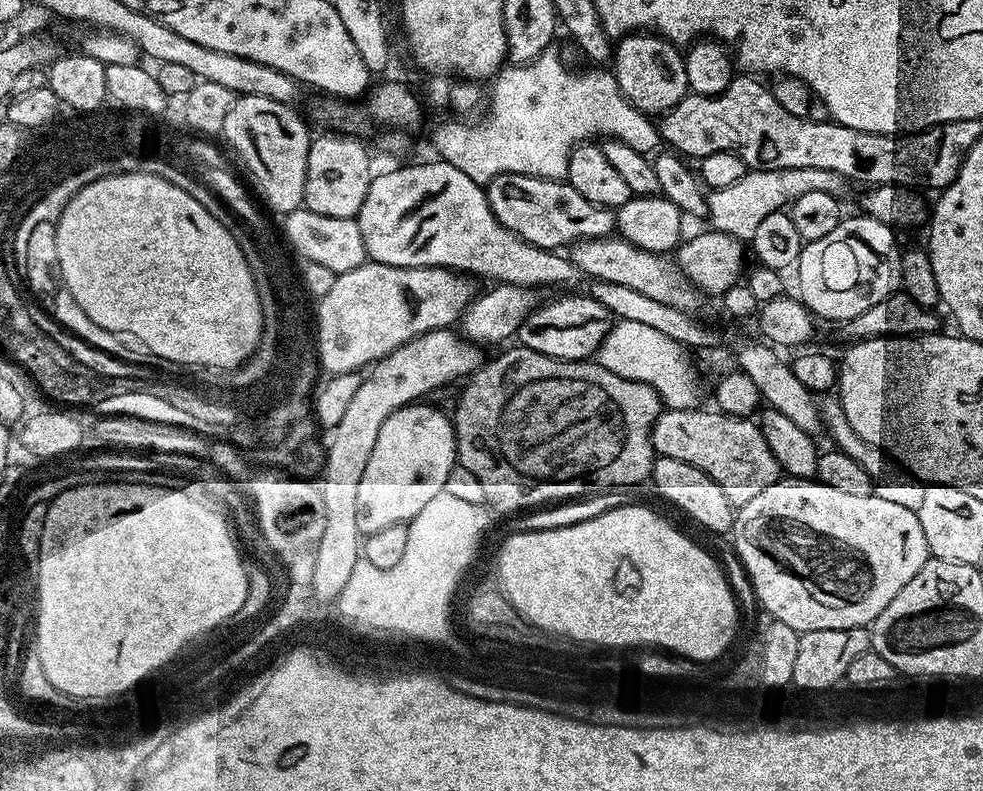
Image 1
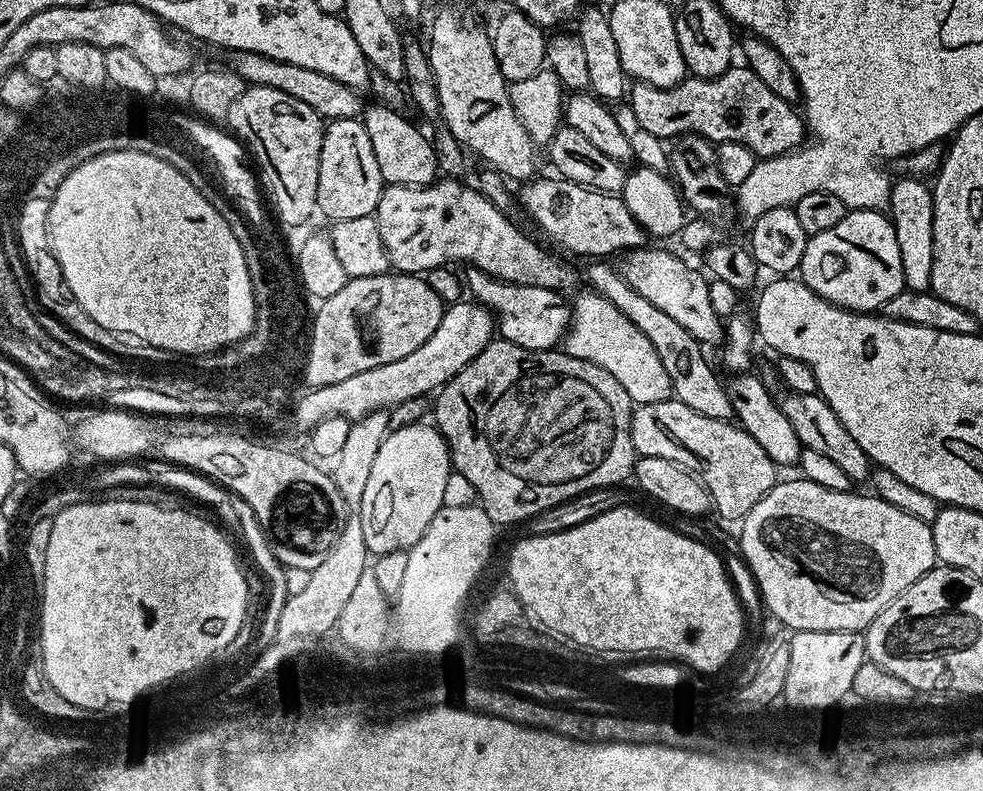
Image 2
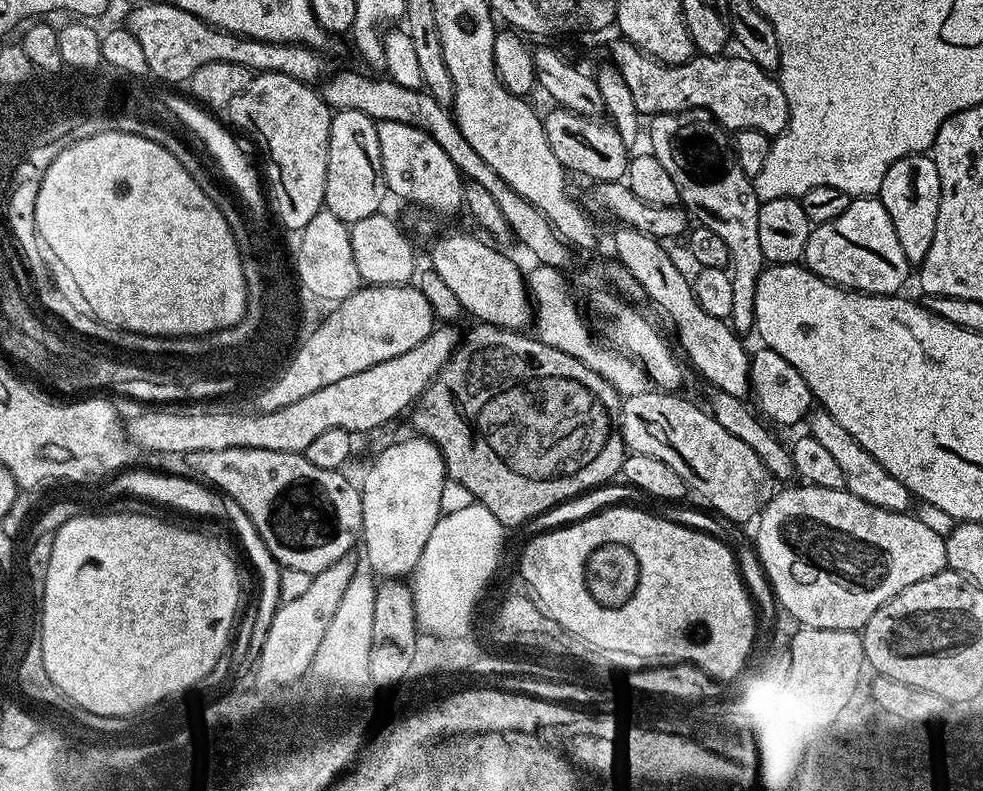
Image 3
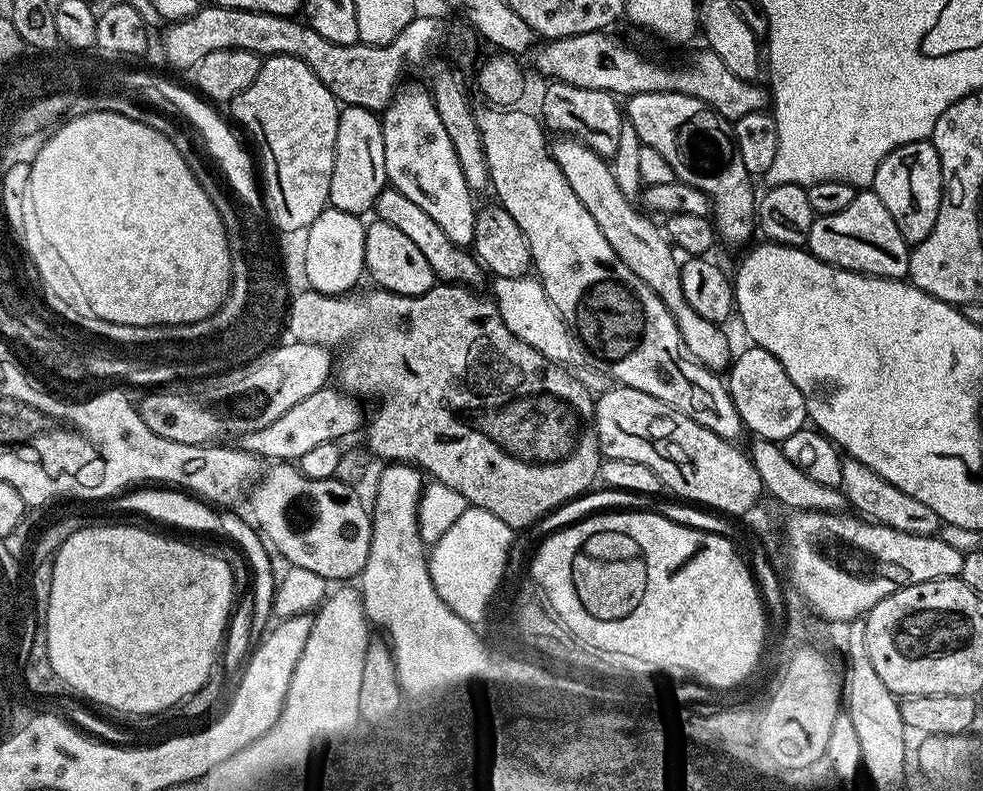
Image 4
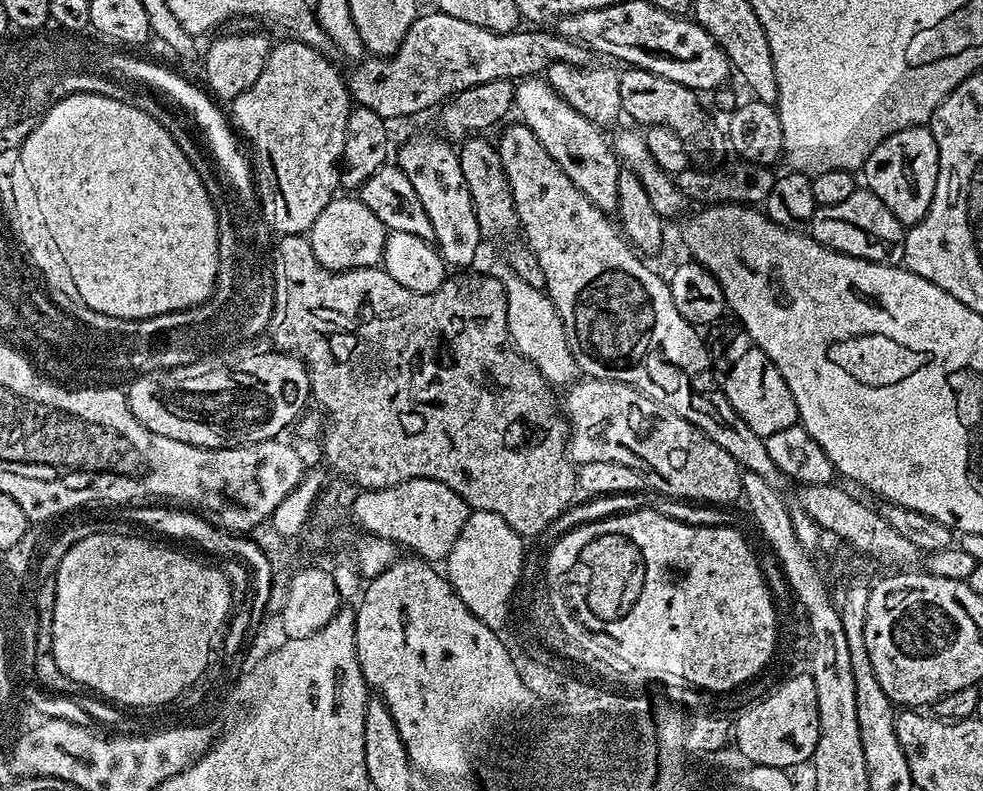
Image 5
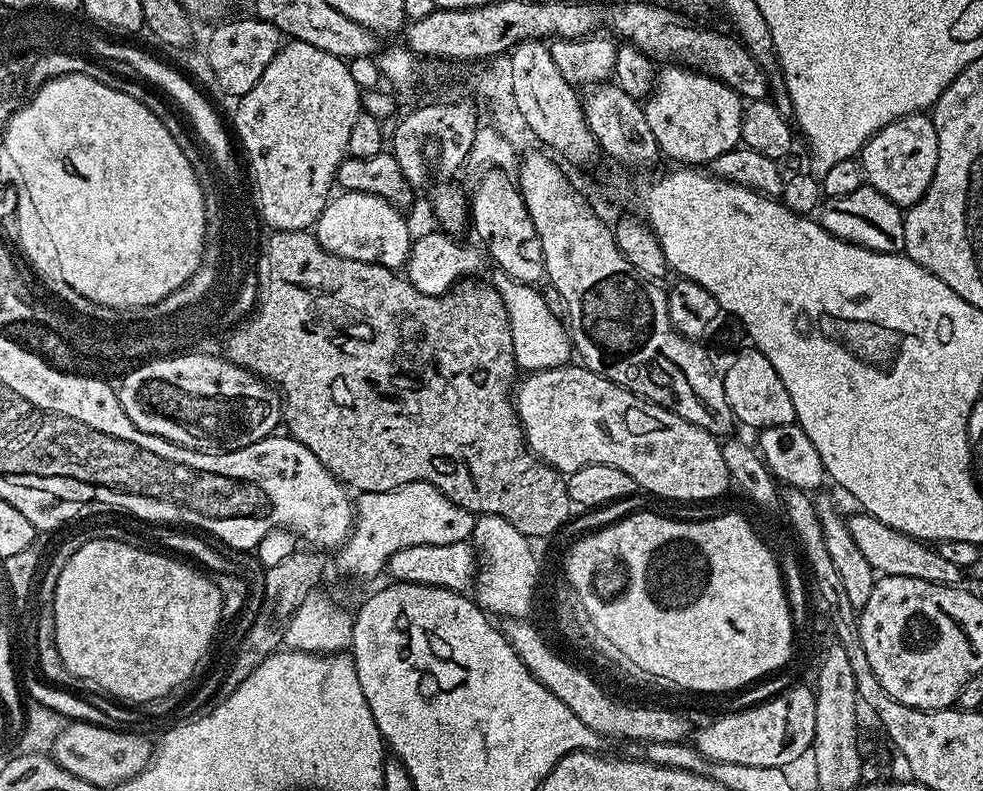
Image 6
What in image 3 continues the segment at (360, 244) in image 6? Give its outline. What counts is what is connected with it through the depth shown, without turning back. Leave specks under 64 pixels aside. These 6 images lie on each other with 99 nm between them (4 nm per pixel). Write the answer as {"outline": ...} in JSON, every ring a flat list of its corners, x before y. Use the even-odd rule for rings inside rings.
{"outline":[[321,209,300,230,300,242,294,256,294,272,299,285,312,296,337,304,349,297,361,287,362,281,356,265,353,250,350,249,349,227,340,219,330,214,328,209]]}

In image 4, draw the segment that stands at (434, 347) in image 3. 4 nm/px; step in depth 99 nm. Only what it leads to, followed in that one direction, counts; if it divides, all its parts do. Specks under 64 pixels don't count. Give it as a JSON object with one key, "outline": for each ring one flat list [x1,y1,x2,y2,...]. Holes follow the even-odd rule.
{"outline":[[325,386,314,390,290,406,282,418,270,422,270,426,264,426,262,430,254,430,250,434,239,437,238,447,243,452,249,452,260,457,264,462,299,462,302,454,306,454,313,446,322,446,322,442,343,441,343,436,351,432,361,431,366,420,366,412,360,409,361,401,355,395,345,394,339,387]]}

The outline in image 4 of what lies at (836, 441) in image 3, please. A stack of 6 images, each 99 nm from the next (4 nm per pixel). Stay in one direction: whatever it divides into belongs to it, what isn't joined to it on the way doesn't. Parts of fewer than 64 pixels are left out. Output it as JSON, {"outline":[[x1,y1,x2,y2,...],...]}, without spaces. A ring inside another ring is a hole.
{"outline":[[851,458,844,460,839,489,848,499,849,505,863,519,870,520,873,524,902,530,902,534,934,536,940,531,942,522,938,518,938,514,934,514,934,510,930,510,930,506,918,502,918,498,910,498,910,494,906,494,902,490,898,490,898,486,886,482,886,478,882,478,882,474,874,474,874,470,870,470,870,466,866,466,862,462]]}

